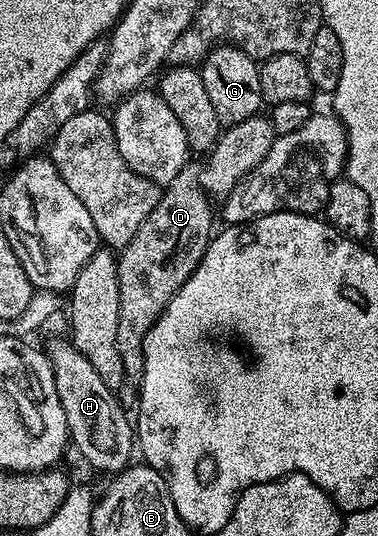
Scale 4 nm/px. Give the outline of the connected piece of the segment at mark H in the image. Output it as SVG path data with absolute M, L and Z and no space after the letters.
M67 338L54 340L46 354L52 365L62 413L66 413L71 446L76 446L81 457L96 471L119 473L125 470L133 462L134 427L130 415L128 419L123 405L116 400L117 392L109 389L106 381L98 377L94 365L90 365Z

